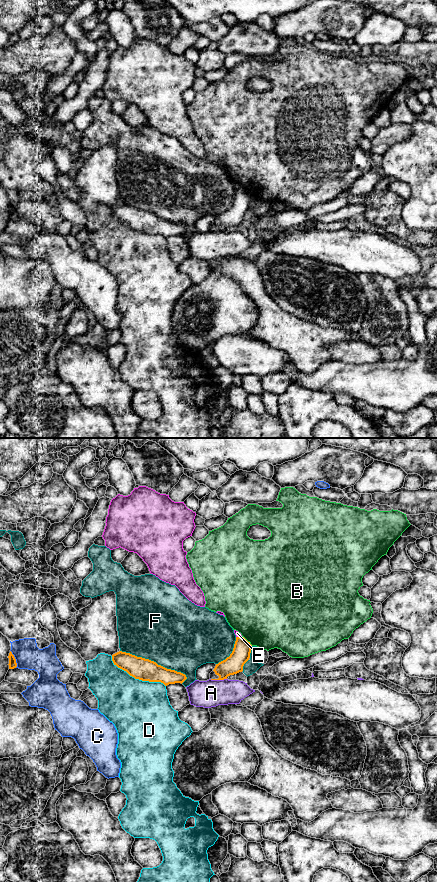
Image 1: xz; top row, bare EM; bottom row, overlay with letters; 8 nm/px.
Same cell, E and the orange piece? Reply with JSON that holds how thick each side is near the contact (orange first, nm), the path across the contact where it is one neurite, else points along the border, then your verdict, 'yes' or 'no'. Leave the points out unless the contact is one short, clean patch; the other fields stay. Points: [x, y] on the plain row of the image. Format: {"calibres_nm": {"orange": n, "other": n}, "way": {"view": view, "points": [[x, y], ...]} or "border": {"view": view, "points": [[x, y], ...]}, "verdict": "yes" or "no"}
{"calibres_nm": {"orange": 150, "other": 40}, "border": {"view": "xz", "points": [[236, 188], [241, 189]]}, "verdict": "no"}

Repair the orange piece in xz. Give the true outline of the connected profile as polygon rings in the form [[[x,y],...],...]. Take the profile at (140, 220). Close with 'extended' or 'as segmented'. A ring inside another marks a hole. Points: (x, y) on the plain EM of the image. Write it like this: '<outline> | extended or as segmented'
[[[122,203],[113,206],[112,213],[130,228],[142,233],[161,234],[167,238],[175,235],[182,236],[187,231],[181,224],[167,221],[154,213]]] | as segmented

